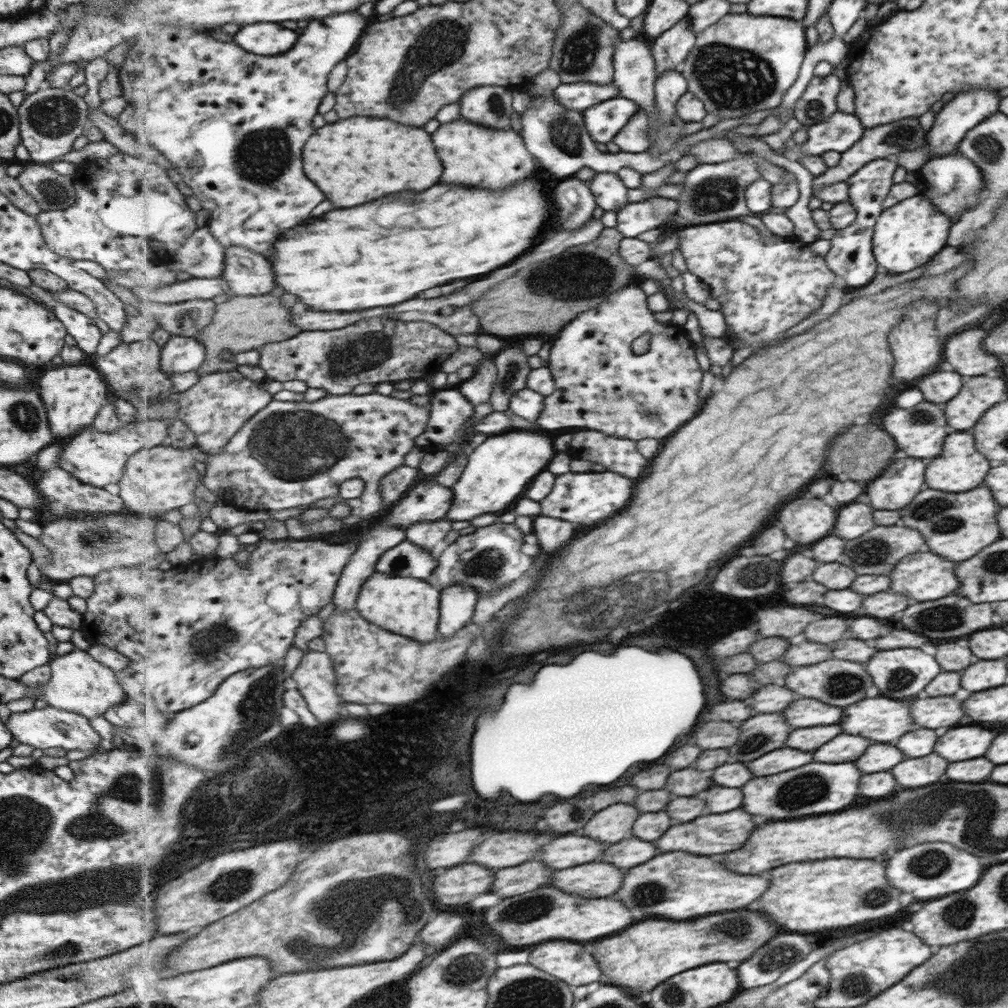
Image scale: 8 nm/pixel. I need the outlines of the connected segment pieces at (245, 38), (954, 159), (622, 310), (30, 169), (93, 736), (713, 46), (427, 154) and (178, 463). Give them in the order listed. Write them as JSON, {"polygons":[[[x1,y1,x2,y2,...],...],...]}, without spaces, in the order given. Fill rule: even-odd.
{"polygons":[[[257,24,245,26,235,32,235,42,253,54,261,56,275,56,291,50,299,38,295,30,283,28,281,24]],[[957,153,929,159,920,166,916,173,919,178,925,180,928,186,925,191,921,190,920,194,928,198,936,209,941,212,945,210,943,213,949,214,949,218,955,212,963,212,965,206,971,206,973,204,971,200,975,198,975,194,977,194,982,185,979,168,973,164,971,159]],[[631,284,610,294,599,306,578,314,575,320,564,326,561,334,558,334,558,337,554,339,554,343,550,349,548,366,551,368,554,376,556,390,553,394,545,398,545,414,541,414,541,422,537,422,541,428,545,428,545,430,583,428,583,430,599,430,599,432,609,434,609,436,619,436,619,438,629,438,629,440,643,440,643,438,665,438,665,436,671,436,685,422,689,422,693,416,697,416,697,412,703,406,700,393,704,382,704,371,701,370,700,361,696,353,697,348,694,345,694,341,688,337,688,330,684,325,677,326,670,322,657,322,655,314,649,310,647,295,640,284],[643,334,650,334,649,348,646,353,637,355,633,352,633,342,639,336,643,336]],[[25,163,16,181,42,211,63,210,75,200,73,176,59,175,48,164]],[[47,705,44,708,27,710,27,712,14,712,7,718,5,728,9,730,11,738,19,743,31,745,31,748,63,748,63,750,87,751,96,748,99,735,91,726,88,719,74,712,59,710]],[[749,11,729,13,697,35,697,44,678,69,688,78,689,91,693,91,705,103,708,112,718,115,719,120,777,108,782,104,786,92,799,78,805,60,805,30,804,22,793,18,757,16]],[[349,118,339,120,335,124,327,124,325,128,319,128,317,134,307,142,305,146,305,172,325,194,329,194,327,200,331,200,337,208,353,208,371,200,377,200,387,194,403,192,403,190,415,190,423,192,431,186,435,186,441,180,443,174,443,162,437,156,437,148,433,146,431,134,423,128,405,126,387,118]],[[166,443,153,449,139,449,125,461,122,470,125,488,115,486,113,490,123,502,123,509,142,517,167,518,171,510,193,503,197,484,202,473,195,468,195,458,189,450,172,447]]]}

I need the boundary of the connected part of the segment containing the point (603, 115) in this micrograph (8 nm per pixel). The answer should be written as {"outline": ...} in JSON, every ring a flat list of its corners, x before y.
{"outline":[[615,97,584,111,588,131,595,142,607,144,624,129,640,110,633,99]]}

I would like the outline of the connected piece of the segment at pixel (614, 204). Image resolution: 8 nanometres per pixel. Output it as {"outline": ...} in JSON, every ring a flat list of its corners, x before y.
{"outline":[[613,172,597,173,594,179,591,180,590,186,596,196,598,206,603,207,605,211,621,210,621,208,629,204,630,189]]}

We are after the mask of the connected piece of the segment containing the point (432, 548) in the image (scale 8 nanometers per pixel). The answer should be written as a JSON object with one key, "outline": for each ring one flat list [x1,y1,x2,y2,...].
{"outline":[[439,519,413,523,407,530,407,540,429,552,439,552,444,547,445,536,453,530,452,520]]}

